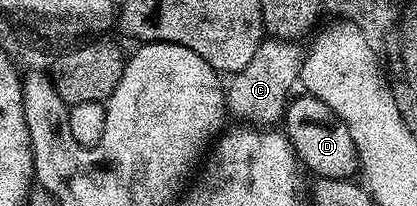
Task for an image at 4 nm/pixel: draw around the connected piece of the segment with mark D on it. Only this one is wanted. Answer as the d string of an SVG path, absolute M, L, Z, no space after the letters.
M305 92L299 95L299 98L294 96L287 101L284 115L284 133L299 161L318 178L353 179L360 167L352 132L348 132L344 120L340 120L324 100Z

